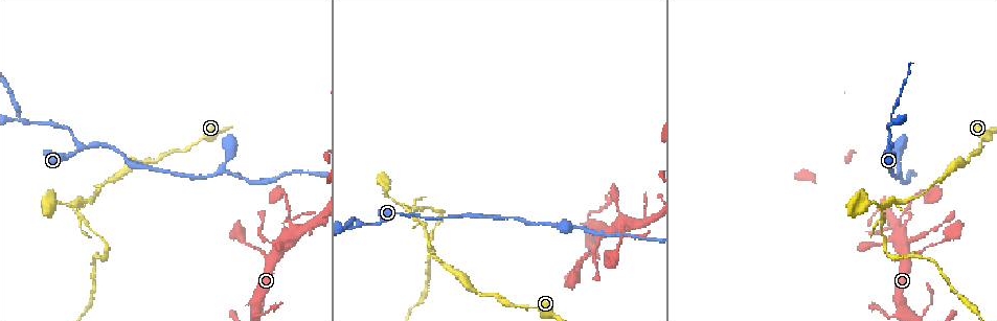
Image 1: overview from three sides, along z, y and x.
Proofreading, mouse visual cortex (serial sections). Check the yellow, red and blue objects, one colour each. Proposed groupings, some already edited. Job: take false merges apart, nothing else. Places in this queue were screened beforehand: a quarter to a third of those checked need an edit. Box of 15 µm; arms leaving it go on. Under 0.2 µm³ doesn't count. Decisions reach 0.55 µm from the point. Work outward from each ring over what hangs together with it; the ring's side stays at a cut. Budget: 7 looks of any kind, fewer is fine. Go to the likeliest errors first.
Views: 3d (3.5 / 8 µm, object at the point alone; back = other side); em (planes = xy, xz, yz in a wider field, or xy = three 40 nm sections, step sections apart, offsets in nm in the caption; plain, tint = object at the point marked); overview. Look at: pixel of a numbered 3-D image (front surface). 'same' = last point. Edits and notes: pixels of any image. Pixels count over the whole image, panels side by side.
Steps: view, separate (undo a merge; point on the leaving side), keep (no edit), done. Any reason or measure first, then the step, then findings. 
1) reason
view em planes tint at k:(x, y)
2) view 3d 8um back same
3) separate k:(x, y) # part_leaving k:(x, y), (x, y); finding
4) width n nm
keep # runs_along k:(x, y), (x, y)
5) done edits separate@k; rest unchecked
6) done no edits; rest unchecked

side arm on a straight run
view 3d 3.5um at 1:(78, 204)

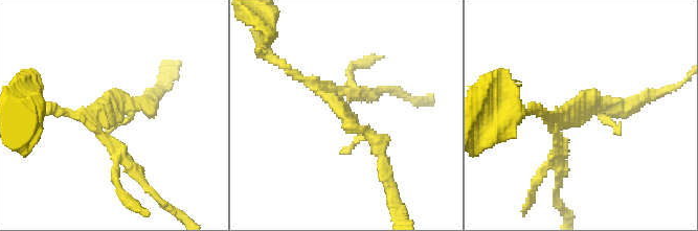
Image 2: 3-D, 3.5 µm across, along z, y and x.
view em xy step 3 tint at 2:(340, 111)

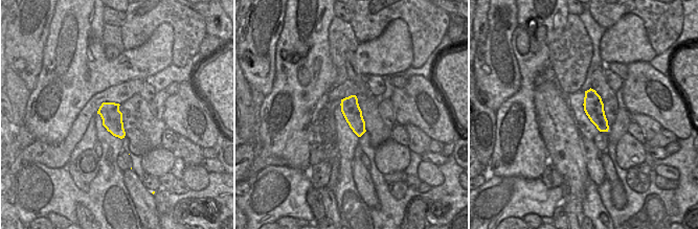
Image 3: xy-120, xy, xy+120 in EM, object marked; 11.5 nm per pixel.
separate 2:(126, 157) # part_leaving 2:(102, 132), (172, 209); a second cell is stuck on

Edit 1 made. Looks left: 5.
view overview

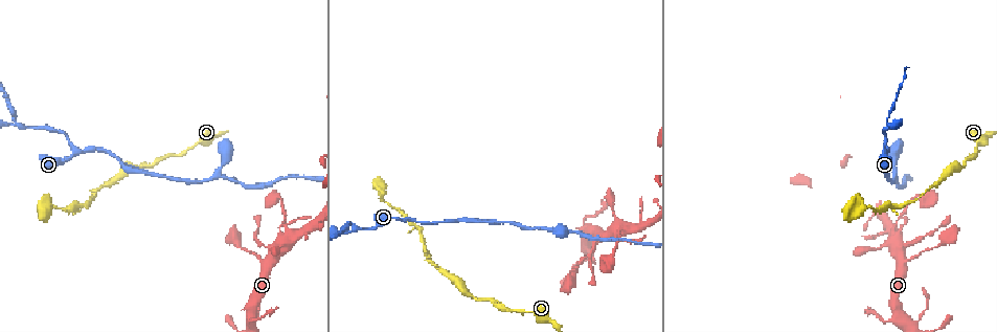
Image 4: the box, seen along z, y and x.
arms part here
view 3d 8um at 4:(411, 219)

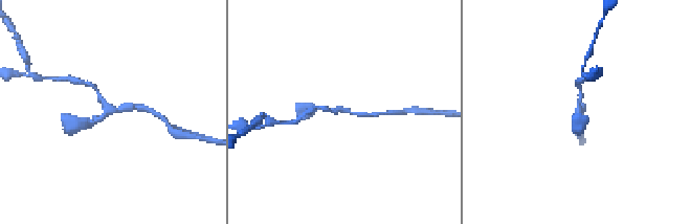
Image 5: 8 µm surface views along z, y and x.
view em xy step 3 tint at 5:(107, 109)

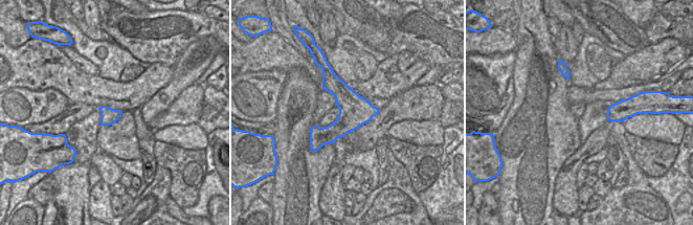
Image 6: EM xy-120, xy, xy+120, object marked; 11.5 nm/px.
keep # runs_along 5:(81, 124), (136, 107); one cell here

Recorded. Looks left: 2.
thin arm on a thick one
view 3d 3.5um at 4:(625, 230)

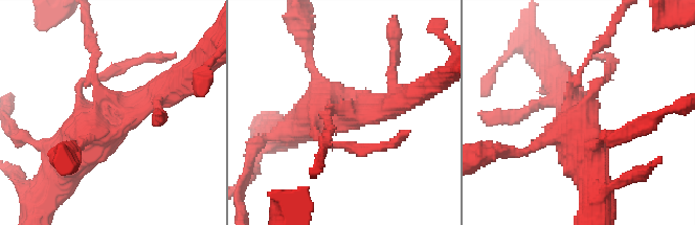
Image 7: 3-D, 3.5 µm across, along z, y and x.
shape alone is not enough
view em xy step 5 tint at 7:(108, 105)

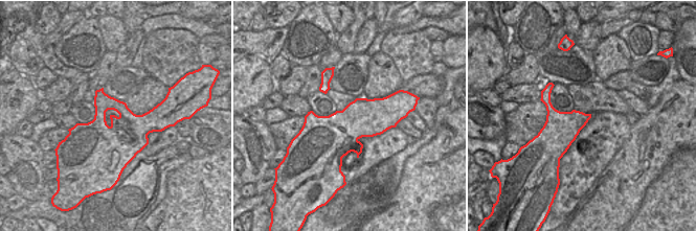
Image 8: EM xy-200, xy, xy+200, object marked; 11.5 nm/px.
keep # runs_along 7:(70, 161), (108, 107), (170, 88); continuous, no second cell

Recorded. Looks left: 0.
done edits separate@2; rest unchecked

